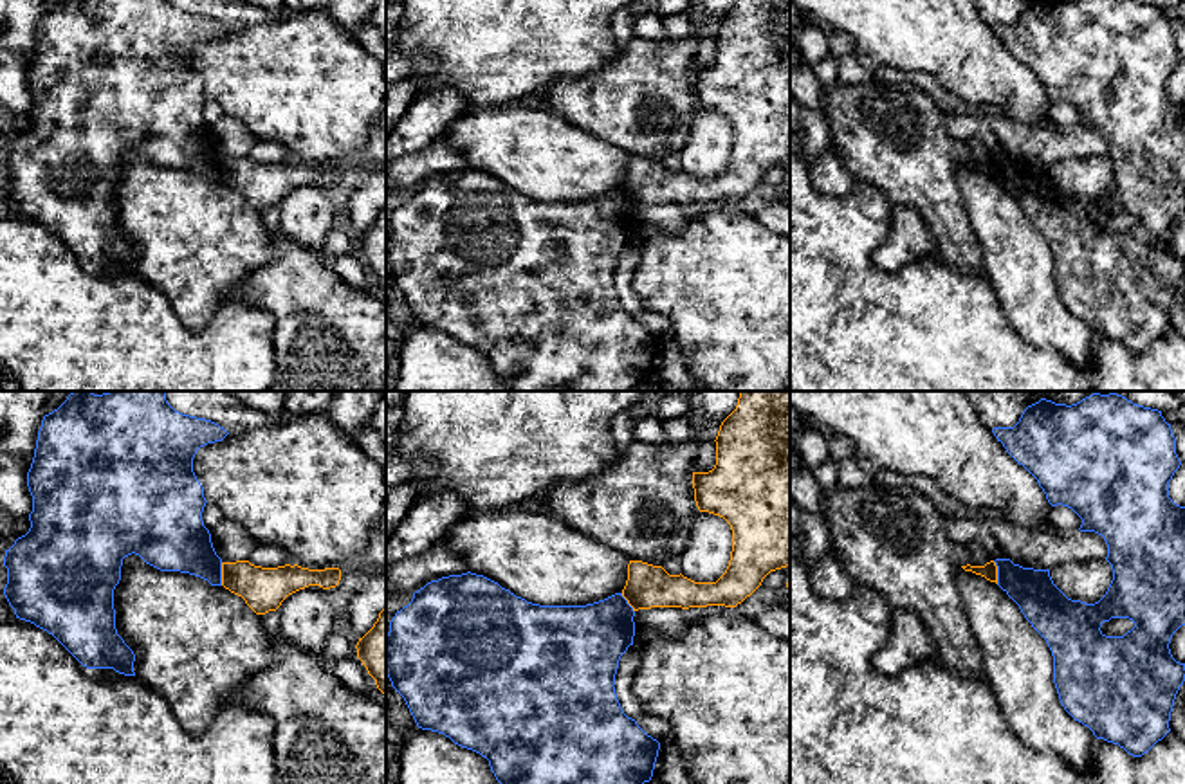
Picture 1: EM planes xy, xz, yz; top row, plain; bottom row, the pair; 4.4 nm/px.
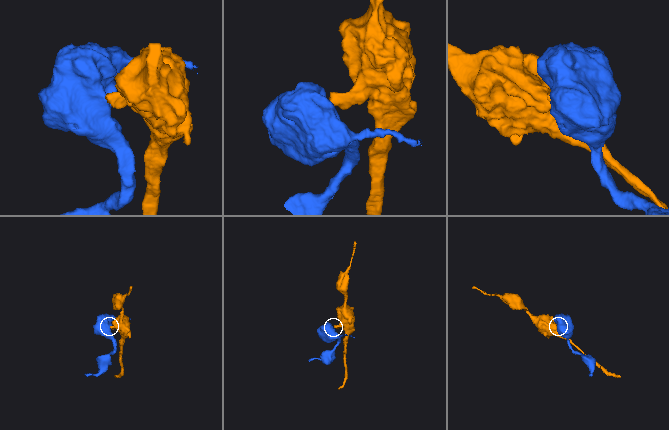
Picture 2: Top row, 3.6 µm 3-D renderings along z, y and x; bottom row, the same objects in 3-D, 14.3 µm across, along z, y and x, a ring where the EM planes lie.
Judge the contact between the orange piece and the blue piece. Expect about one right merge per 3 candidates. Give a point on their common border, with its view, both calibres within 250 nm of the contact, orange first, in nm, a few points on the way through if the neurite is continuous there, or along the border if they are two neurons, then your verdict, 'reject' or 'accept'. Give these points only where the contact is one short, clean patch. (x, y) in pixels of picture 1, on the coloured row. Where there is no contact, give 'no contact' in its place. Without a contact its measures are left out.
meets orange in xy at (222, 574); 200 nm thick on the orange side, 280 nm on the other; border along xy (220, 563), (222, 584); reject

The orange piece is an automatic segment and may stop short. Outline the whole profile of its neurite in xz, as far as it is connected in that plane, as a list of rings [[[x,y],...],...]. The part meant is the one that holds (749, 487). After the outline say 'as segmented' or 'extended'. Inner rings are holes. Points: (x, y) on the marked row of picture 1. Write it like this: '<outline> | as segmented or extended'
[[[739,391],[736,409],[721,422],[716,436],[716,465],[709,472],[693,472],[694,501],[700,512],[723,517],[732,530],[732,552],[725,573],[716,582],[694,582],[669,575],[662,566],[629,561],[622,597],[633,607],[736,607],[750,597],[763,579],[790,564],[790,391]]] | as segmented

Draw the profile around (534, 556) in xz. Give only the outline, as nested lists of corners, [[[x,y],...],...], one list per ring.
[[[516,505],[487,512],[471,512],[446,532],[446,542],[471,573],[483,575],[516,597],[539,606],[586,606],[622,593],[629,559],[565,524],[550,512],[527,512]]]

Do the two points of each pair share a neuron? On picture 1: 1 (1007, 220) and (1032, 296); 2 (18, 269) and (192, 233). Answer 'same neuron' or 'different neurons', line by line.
1: same neuron
2: different neurons

